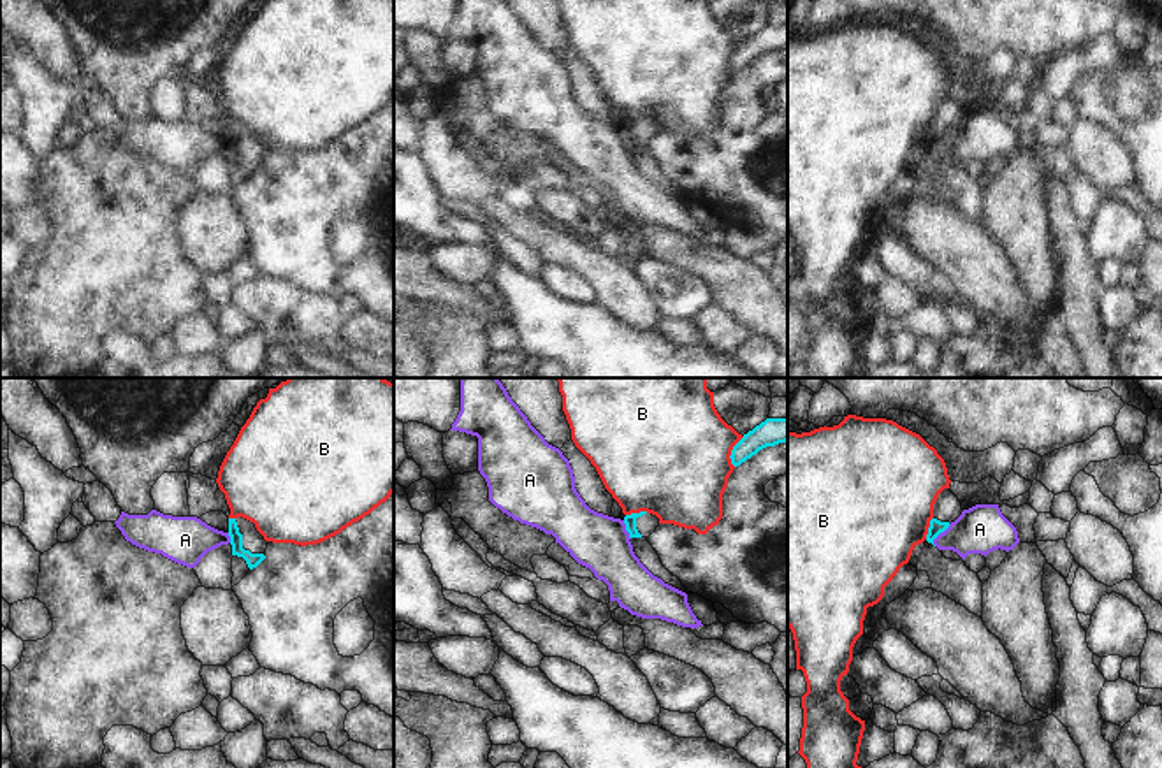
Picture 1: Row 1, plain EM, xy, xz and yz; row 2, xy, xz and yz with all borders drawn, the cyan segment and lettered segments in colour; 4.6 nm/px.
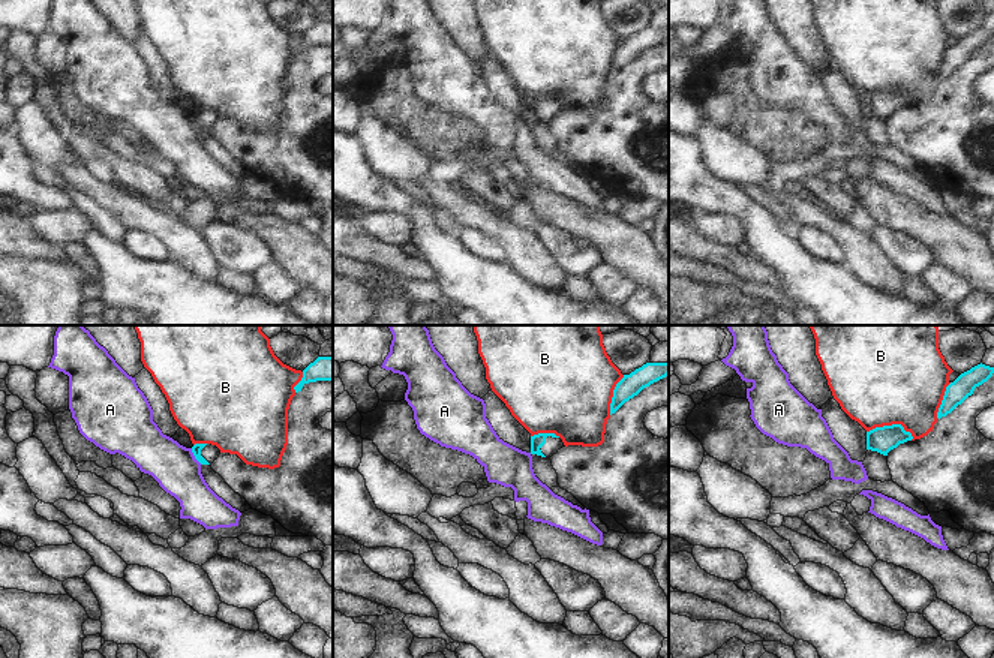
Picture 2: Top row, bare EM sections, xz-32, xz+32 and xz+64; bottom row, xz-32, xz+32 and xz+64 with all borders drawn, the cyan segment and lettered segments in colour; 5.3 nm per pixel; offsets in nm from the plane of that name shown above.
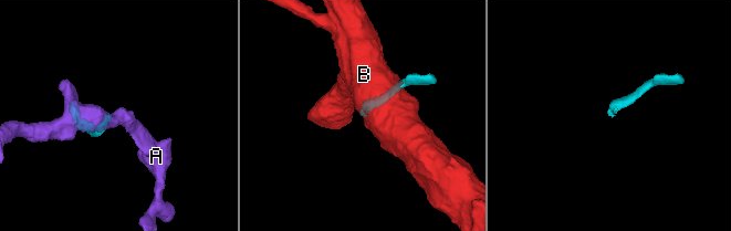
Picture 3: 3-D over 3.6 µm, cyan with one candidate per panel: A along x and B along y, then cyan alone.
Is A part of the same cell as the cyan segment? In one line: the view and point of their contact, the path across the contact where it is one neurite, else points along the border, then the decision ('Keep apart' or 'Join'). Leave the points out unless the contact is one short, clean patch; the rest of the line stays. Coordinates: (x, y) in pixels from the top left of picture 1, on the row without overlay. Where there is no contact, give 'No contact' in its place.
Touches cyan at yz (939, 139). Boundary: yz (950, 130), (934, 146), (934, 152). Keep apart.

